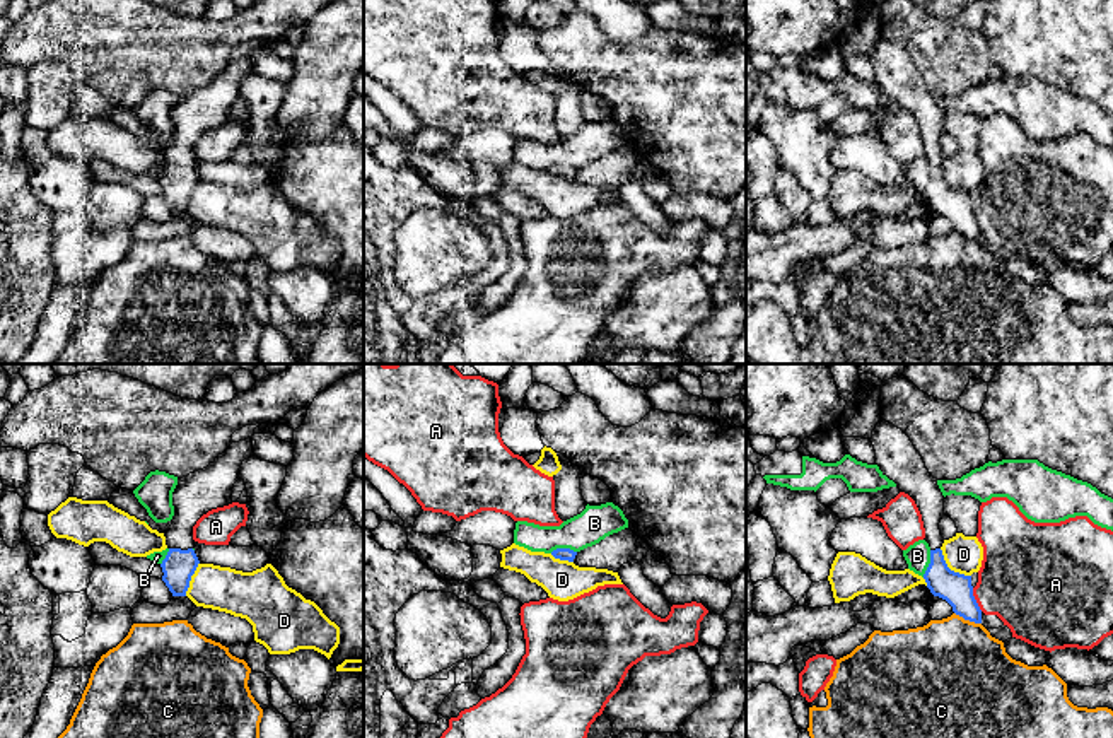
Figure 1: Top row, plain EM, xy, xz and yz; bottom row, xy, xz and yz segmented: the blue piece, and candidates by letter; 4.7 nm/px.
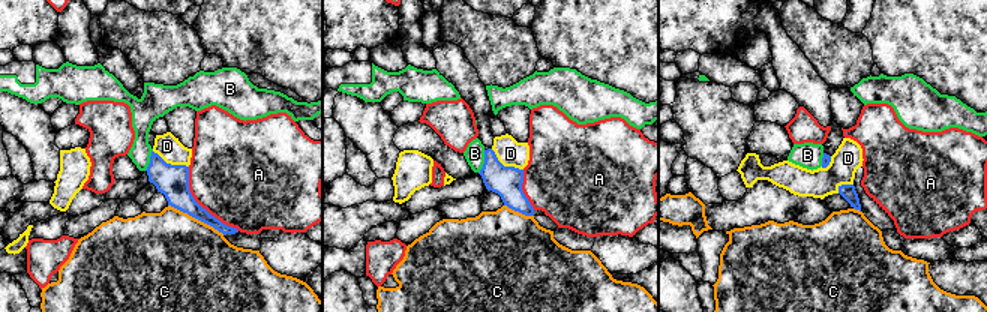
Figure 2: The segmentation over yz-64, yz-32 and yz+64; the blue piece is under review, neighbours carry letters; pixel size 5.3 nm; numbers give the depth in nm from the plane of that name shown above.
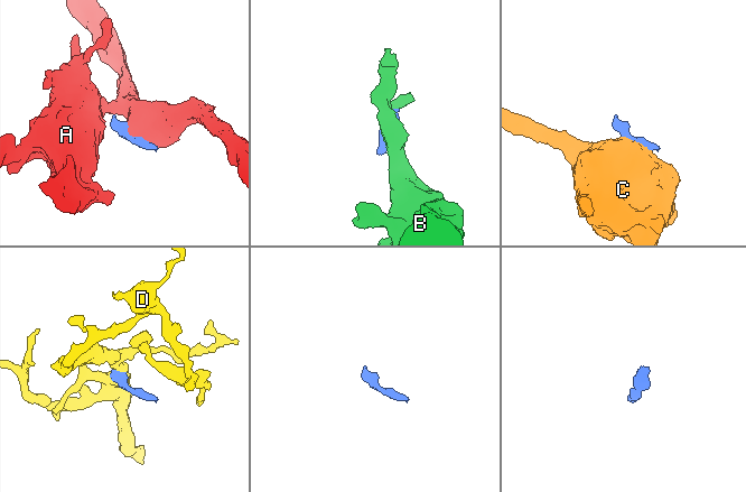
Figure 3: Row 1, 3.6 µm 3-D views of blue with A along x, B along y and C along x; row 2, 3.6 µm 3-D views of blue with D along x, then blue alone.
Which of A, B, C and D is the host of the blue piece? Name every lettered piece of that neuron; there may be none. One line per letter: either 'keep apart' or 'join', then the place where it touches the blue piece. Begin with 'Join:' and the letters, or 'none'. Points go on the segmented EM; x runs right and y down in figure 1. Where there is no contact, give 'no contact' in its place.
Join: none
A: keep apart | yz (975, 600)
B: keep apart | yz (929, 564)
C: keep apart | yz (968, 619)
D: keep apart | yz (949, 569)

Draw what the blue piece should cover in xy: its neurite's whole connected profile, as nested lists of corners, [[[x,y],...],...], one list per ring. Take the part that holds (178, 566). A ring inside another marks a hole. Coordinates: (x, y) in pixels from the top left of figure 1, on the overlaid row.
[[[253,436],[232,442],[207,468],[178,478],[172,492],[172,524],[164,533],[169,548],[162,560],[162,581],[172,596],[186,596],[200,560],[195,554],[193,526],[212,509],[232,504],[232,487],[244,460],[254,454]]]

